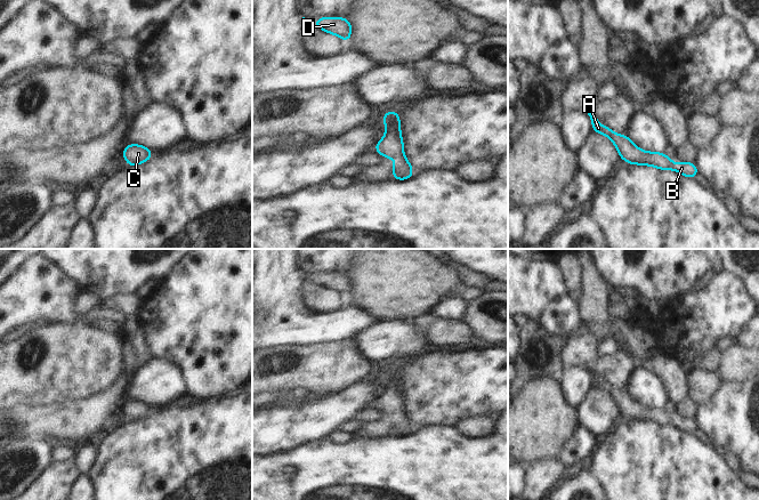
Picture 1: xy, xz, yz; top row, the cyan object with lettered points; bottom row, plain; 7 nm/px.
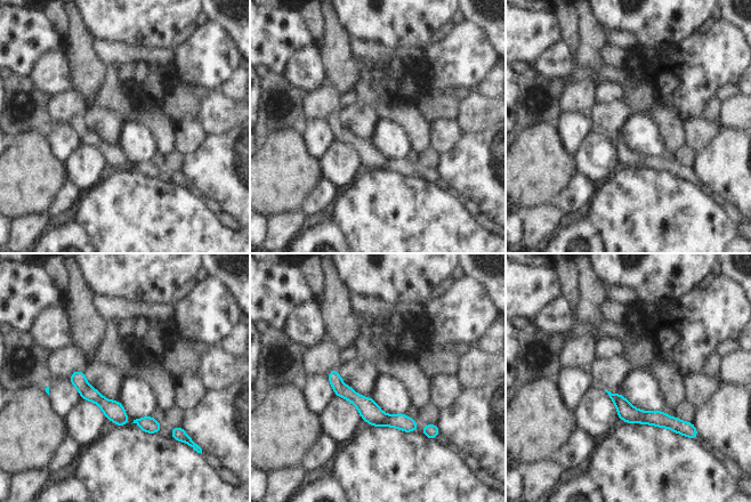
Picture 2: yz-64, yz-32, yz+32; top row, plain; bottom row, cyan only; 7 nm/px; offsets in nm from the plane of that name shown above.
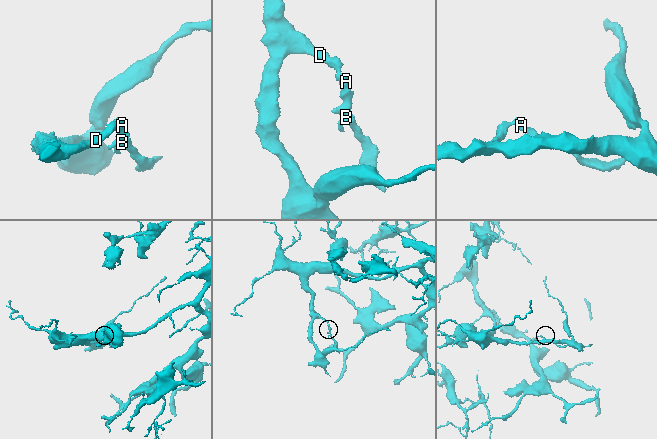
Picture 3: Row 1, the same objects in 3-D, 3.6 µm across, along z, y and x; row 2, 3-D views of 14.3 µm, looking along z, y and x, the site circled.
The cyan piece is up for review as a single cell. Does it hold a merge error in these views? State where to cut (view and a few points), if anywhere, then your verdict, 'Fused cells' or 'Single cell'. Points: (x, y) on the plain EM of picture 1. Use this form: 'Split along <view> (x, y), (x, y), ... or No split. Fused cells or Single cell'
No split. Single cell.

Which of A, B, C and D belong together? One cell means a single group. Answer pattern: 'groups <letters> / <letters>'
groups A B C D

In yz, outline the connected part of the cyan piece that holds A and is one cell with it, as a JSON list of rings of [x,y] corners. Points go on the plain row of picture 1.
[[[592,366],[588,368],[588,371],[591,376],[592,387],[608,393],[617,404],[620,414],[629,420],[651,421],[661,426],[675,426],[688,434],[694,434],[699,430],[695,419],[673,419],[671,413],[665,409],[643,406],[630,396],[628,390],[617,390],[609,382],[601,381]]]

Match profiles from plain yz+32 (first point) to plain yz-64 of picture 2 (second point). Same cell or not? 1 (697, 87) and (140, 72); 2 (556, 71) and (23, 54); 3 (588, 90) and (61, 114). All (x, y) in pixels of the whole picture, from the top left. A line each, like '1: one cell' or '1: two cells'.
1: two cells
2: two cells
3: one cell

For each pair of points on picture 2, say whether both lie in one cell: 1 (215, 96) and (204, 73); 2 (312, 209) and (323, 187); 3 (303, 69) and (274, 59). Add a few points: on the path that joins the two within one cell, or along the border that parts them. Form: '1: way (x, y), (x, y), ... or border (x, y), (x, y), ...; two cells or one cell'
1: border (219, 88), (210, 89); two cells
2: way (317, 203), (322, 199), (323, 193); one cell
3: border (309, 47), (293, 56), (288, 70), (282, 75); two cells

